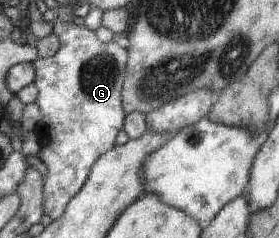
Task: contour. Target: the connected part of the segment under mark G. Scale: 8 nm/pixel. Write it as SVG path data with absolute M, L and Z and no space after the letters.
M55 21L52 33L59 38L60 48L53 56L32 62L35 69L34 84L39 90L36 103L42 114L33 132L40 140L38 154L41 162L47 166L47 174L42 175L46 221L61 218L68 202L83 188L94 162L115 146L115 137L123 128L126 117L122 107L122 86L128 61L127 49L118 45L116 39L104 43L97 39L95 31L85 26Z

